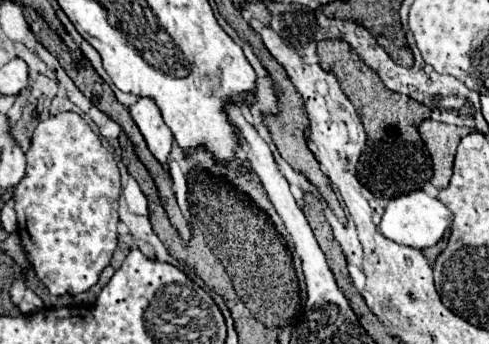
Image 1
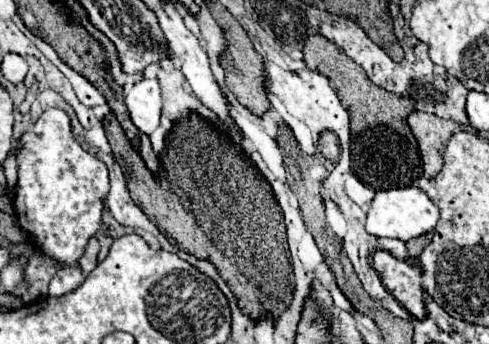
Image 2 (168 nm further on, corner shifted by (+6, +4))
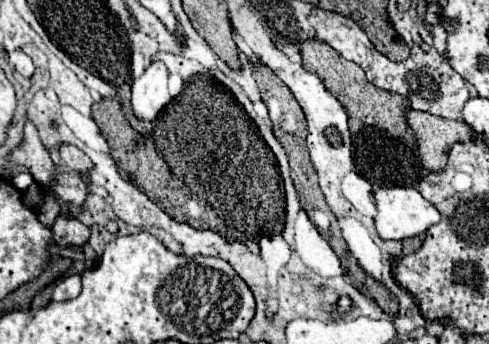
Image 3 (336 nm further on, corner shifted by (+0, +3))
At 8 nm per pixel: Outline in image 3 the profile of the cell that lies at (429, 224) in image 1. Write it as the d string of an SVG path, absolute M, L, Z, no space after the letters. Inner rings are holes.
M375 186L373 196L375 196L375 206L377 206L375 226L377 226L379 236L385 240L405 240L405 238L423 234L429 230L429 226L433 226L441 220L441 214L437 212L437 208L431 202L427 202L415 188L409 188L409 186L407 188L405 186L379 188L379 186Z

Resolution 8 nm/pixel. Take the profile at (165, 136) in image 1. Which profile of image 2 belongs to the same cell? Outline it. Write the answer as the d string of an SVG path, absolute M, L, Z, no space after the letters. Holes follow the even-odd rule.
M141 79L125 91L125 105L139 131L151 135L161 119L161 89L157 79Z

